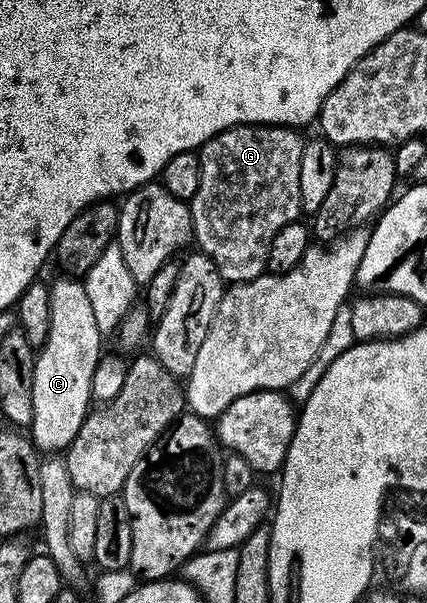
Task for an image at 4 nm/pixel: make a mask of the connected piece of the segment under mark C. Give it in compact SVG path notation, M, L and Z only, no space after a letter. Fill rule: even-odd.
M80 278L57 279L48 284L50 297L50 327L44 345L36 352L33 361L33 384L31 385L31 405L33 406L33 426L31 438L33 446L41 453L61 453L73 444L83 421L89 416L94 402L91 393L91 377L95 377L95 365L99 365L103 354L101 339L103 333L95 325L95 312L91 310L91 300L87 298L85 284Z

